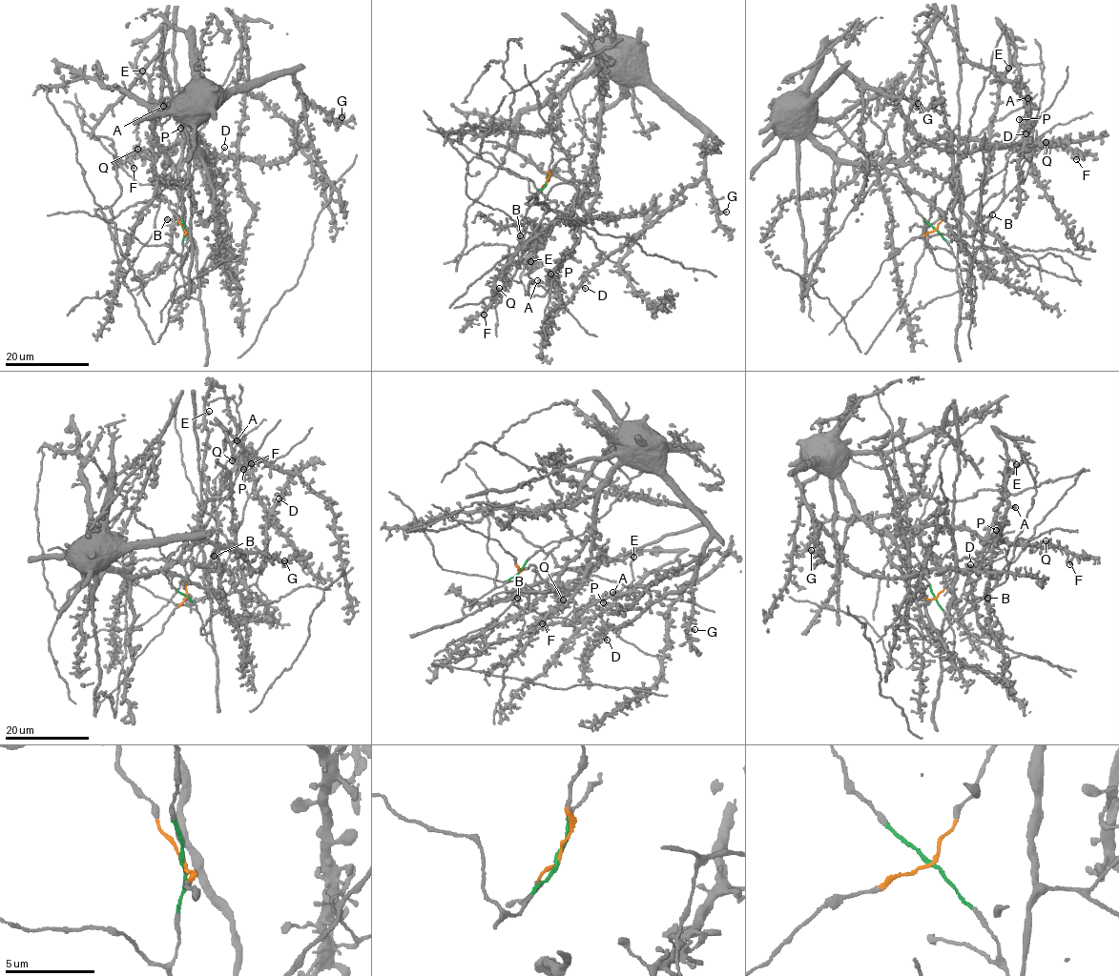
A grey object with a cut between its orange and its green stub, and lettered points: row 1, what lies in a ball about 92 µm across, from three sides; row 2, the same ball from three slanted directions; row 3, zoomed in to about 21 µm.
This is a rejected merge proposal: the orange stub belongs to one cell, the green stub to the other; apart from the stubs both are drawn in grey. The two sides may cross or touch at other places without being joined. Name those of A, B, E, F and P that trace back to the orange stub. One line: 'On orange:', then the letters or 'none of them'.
On orange: F

